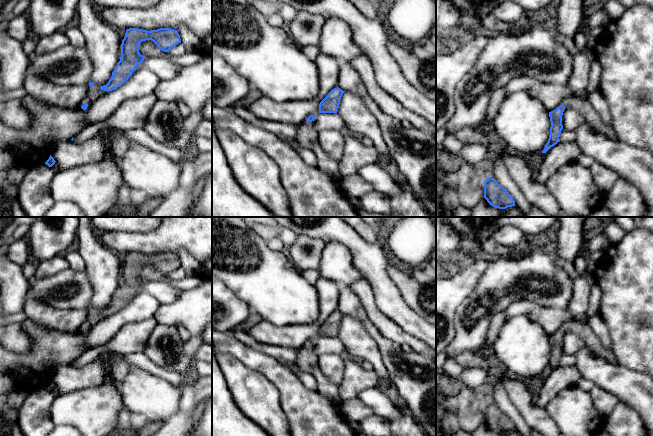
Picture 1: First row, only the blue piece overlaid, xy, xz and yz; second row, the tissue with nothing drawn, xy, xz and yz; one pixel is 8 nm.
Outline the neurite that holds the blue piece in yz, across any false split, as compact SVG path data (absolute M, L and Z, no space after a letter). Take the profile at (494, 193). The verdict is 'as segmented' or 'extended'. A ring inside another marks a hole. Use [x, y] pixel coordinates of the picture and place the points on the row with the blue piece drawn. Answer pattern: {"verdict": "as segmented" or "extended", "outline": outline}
{"verdict": "as segmented", "outline": "M492 177L484 182L484 198L491 206L499 209L515 206L511 195Z"}

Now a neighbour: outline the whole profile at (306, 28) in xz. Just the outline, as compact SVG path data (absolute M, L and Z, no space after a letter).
M299 11L297 16L286 24L286 28L300 47L308 45L318 47L325 22L326 19L321 15Z

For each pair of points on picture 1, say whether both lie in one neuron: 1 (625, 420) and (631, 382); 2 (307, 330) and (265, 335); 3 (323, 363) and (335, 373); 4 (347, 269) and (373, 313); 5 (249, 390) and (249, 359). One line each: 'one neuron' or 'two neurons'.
1: two neurons
2: one neuron
3: one neuron
4: two neurons
5: two neurons

